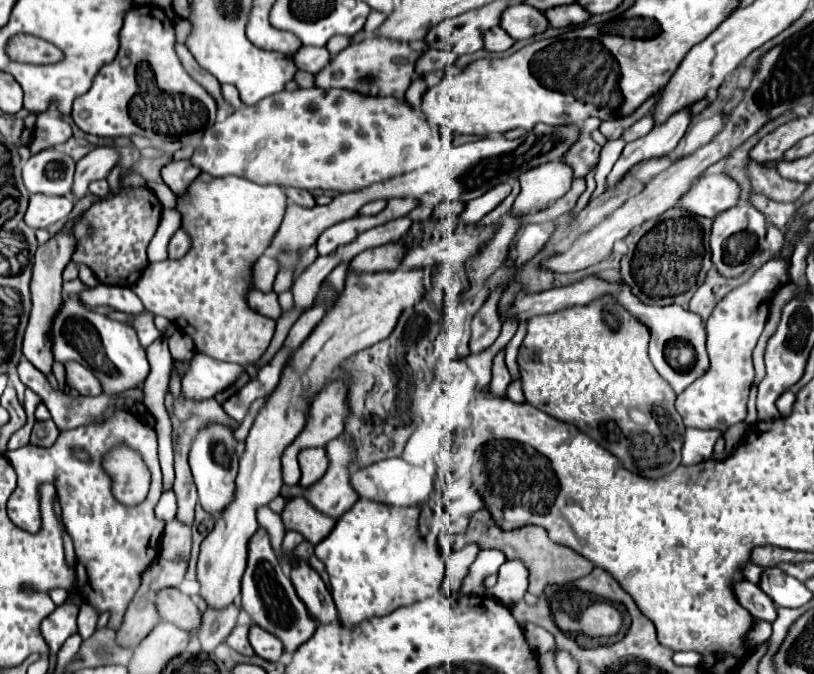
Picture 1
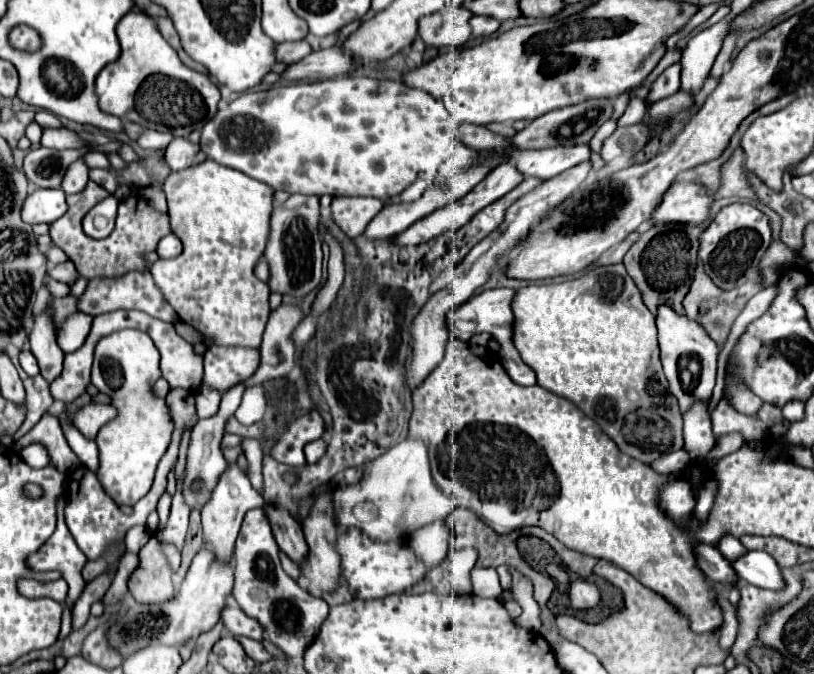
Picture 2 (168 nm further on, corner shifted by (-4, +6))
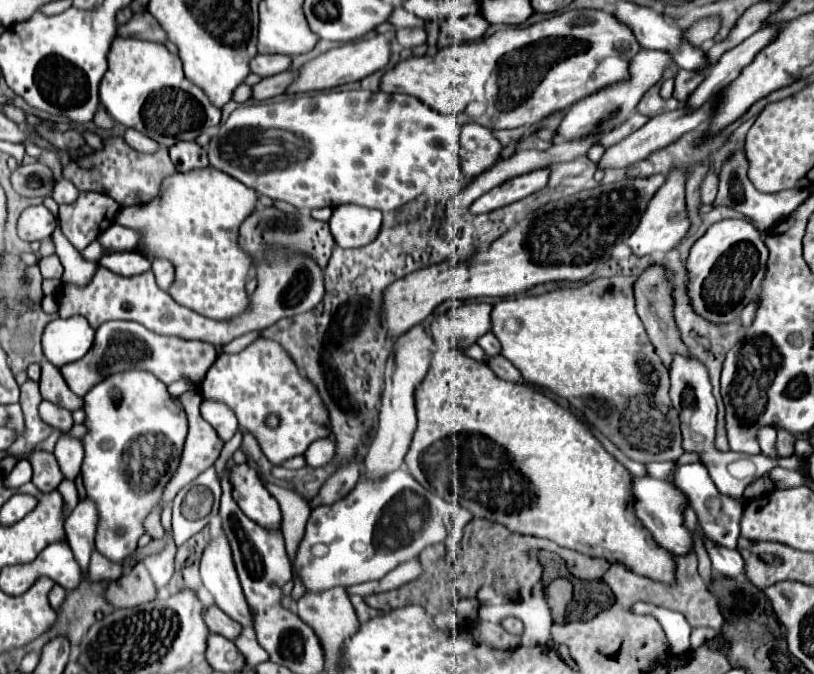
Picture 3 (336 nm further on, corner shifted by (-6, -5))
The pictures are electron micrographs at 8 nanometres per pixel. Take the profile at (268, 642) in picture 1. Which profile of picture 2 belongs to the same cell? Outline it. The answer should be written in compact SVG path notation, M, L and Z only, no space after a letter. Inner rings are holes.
M225 608L221 612L221 620L225 624L225 628L237 636L247 636L247 638L253 638L253 640L263 640L265 638L265 630L259 622L255 622L253 618L249 618L243 610L239 608Z

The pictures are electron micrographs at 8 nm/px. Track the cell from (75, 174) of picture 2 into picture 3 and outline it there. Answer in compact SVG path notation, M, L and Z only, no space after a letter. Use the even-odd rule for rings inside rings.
M61 179L61 181L55 183L55 187L53 187L53 199L55 199L59 205L75 201L77 195L79 195L79 191L77 191L75 185L71 185L71 181L67 181L67 179Z

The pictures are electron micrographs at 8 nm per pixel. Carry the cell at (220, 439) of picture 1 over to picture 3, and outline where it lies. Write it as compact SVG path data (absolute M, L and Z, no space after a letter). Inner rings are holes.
M225 535L213 539L205 549L201 559L201 581L207 587L207 591L213 595L215 605L221 611L225 611L243 629L253 629L251 609L241 591L231 561L231 547L227 545Z

